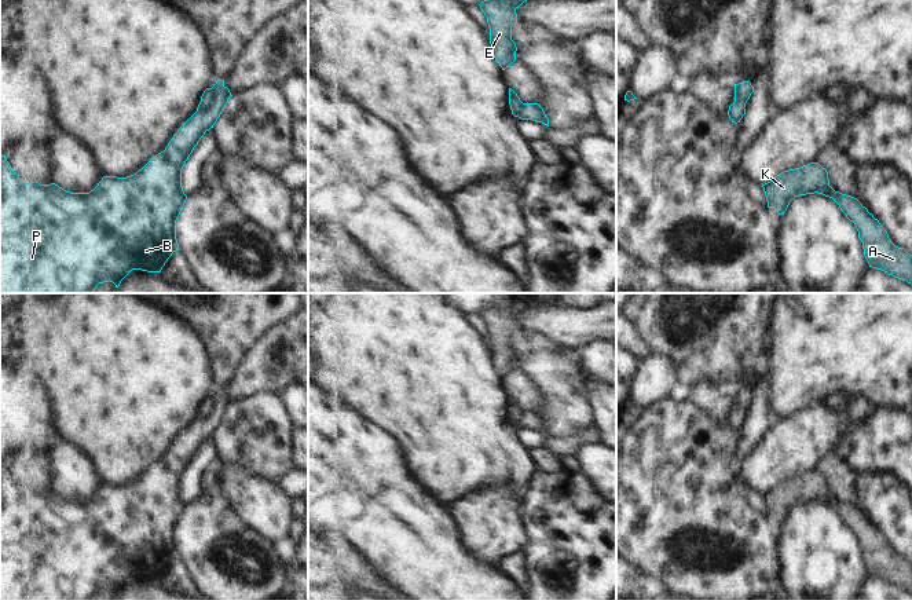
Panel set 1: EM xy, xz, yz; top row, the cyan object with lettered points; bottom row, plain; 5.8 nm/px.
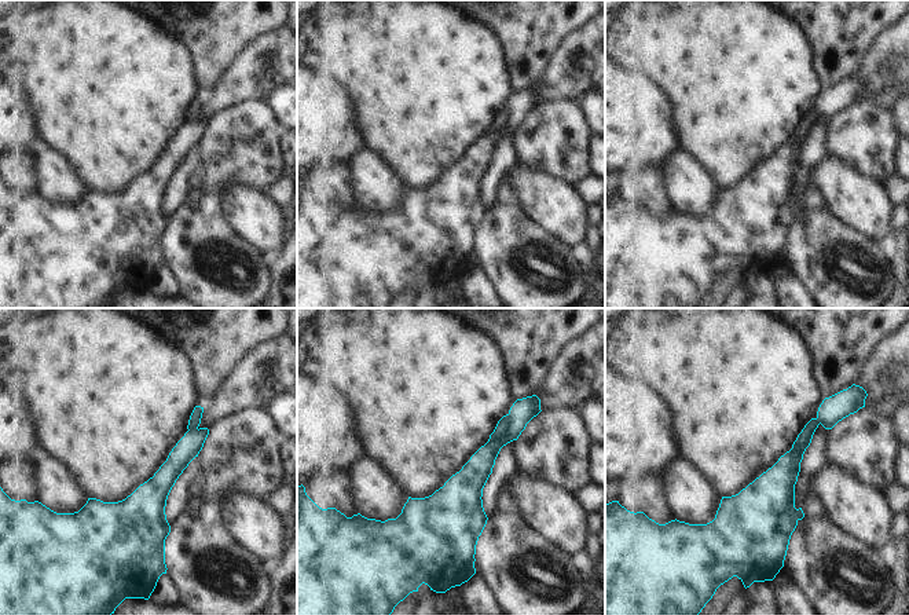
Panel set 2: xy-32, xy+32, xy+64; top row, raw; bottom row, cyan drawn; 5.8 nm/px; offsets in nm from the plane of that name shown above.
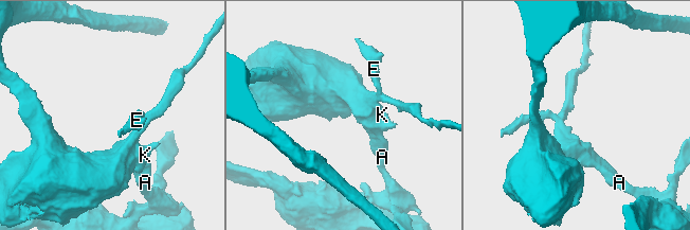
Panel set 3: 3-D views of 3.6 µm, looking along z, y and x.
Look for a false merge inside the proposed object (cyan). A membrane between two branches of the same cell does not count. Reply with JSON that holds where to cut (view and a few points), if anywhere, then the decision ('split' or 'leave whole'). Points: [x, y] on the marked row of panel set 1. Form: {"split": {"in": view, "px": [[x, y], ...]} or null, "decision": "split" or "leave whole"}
{"split": {"in": "xy", "px": [[212, 87], [213, 101], [207, 108], [197, 110]]}, "decision": "split"}

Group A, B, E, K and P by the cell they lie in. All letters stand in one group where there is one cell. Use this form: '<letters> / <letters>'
A E K / B P

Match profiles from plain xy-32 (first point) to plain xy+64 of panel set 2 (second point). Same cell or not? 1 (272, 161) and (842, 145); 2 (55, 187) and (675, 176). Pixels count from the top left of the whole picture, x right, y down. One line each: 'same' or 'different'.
1: same
2: same

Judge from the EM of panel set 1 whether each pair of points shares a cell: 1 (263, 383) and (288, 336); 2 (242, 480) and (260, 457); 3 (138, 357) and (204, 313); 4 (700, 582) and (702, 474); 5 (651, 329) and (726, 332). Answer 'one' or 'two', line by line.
1: one
2: two
3: two
4: one
5: one

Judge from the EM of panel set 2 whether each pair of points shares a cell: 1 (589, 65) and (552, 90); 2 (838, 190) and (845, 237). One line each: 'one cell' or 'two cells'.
1: one cell
2: two cells

